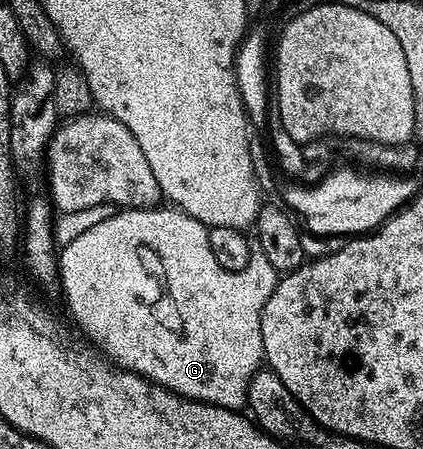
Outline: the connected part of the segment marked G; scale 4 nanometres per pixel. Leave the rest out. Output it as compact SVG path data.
M164 206L160 208L126 208L116 210L113 216L100 220L97 224L89 226L85 232L80 232L68 245L59 249L60 257L60 280L62 288L64 284L64 296L68 299L68 308L76 319L76 324L89 336L91 343L109 360L115 362L119 367L126 368L130 372L137 372L144 376L152 384L162 386L166 390L178 393L188 400L200 400L203 404L216 404L220 408L231 408L240 410L248 402L248 384L253 374L265 363L264 346L262 344L262 310L274 294L278 274L270 262L266 262L260 251L253 251L250 262L237 272L222 270L218 266L218 258L214 258L214 250L210 250L208 241L208 228L194 217L188 216L175 206Z

